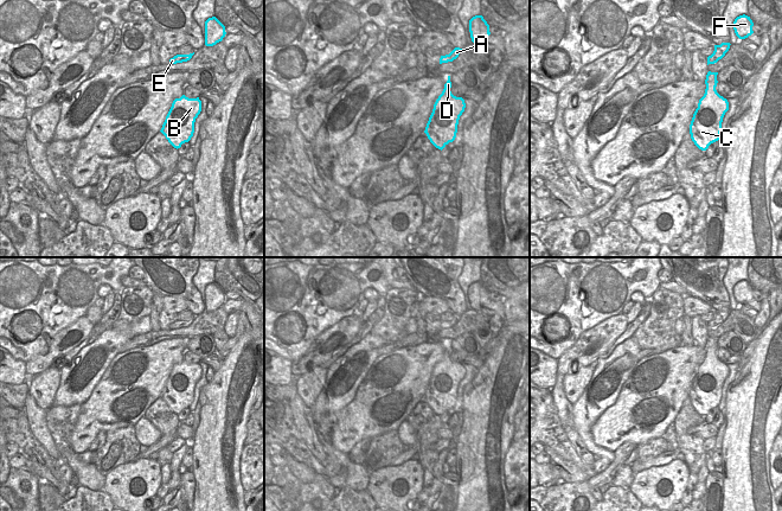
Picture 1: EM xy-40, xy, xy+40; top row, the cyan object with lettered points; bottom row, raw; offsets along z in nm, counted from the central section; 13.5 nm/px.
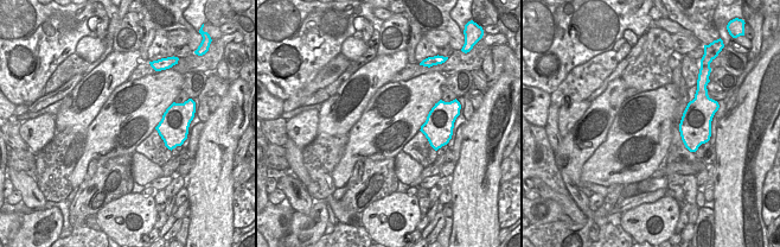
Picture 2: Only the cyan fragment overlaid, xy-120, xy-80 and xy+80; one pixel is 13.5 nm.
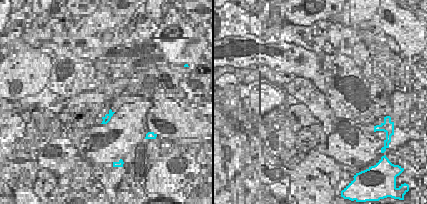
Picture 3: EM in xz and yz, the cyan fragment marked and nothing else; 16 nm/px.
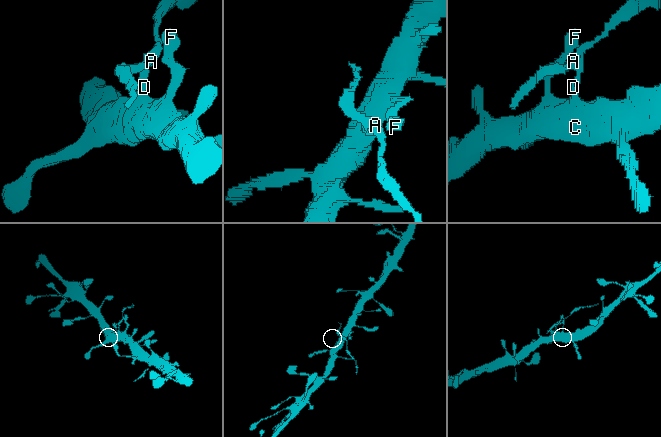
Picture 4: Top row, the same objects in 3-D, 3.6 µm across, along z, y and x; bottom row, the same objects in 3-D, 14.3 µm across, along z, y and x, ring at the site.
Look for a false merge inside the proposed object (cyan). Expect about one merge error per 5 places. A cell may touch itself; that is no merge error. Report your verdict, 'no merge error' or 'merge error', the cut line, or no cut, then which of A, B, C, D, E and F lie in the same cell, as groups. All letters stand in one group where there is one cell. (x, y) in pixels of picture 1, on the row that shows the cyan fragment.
merge error; cut in xy+40 along (716, 82), (711, 82), (706, 87); A E / B C D F

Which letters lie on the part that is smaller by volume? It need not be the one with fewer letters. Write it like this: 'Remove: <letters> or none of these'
Remove: A, E

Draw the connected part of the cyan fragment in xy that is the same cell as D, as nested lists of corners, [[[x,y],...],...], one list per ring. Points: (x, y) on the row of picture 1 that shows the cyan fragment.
[[[448,76],[424,130],[430,142],[441,151],[455,140],[459,120],[466,108],[464,100],[454,96],[450,88],[450,76]]]

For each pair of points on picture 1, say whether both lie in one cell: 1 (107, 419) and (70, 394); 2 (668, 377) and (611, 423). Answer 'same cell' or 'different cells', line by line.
1: different cells
2: same cell

